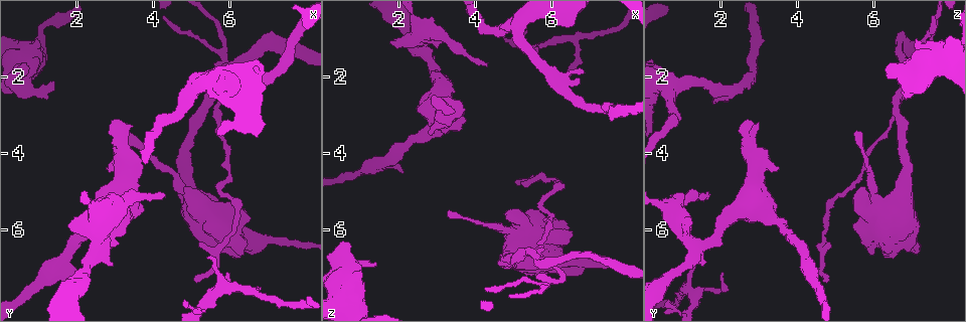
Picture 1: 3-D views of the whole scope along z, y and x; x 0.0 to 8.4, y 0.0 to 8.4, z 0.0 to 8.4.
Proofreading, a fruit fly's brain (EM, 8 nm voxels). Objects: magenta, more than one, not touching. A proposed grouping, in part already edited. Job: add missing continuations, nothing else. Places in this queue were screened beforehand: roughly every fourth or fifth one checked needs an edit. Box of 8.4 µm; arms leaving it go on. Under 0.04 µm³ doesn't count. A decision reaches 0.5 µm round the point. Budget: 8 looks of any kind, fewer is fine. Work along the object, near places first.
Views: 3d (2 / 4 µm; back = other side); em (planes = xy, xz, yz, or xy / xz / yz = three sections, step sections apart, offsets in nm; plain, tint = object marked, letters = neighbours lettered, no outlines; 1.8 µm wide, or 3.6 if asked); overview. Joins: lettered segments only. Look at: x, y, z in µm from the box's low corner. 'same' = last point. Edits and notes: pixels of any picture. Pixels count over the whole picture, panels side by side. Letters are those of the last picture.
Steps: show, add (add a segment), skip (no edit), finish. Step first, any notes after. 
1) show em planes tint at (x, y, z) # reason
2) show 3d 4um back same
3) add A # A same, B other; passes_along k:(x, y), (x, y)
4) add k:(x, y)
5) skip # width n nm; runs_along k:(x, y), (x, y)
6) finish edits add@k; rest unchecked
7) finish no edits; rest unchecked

show em planes letters at (2.85, 7.00, 1.60) # free end

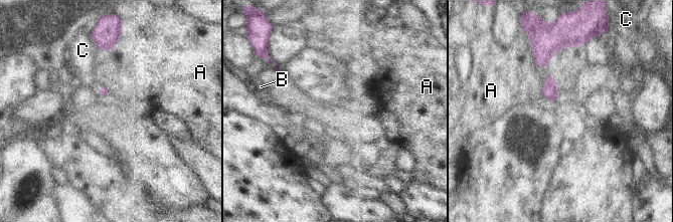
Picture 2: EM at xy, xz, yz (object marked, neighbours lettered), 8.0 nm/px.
skip # longest_contact A 400 nm; A other, B other, C other; border 2:(580, 44), (533, 59); none of them fits

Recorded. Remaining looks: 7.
show em planes letters at (5.50, 2.70, 6.60) # looks like a crossing

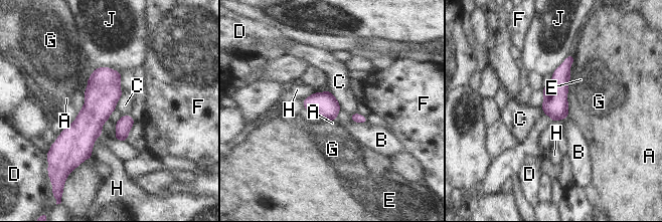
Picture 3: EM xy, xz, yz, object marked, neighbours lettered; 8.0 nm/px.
skip # A other, B other, C other, D other, E other, F other, G other, H other, J other; border 3:(328, 90), (335, 97), (341, 108); none of them fits

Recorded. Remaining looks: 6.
show em planes letters at (6.75, 6.65, 7.10)

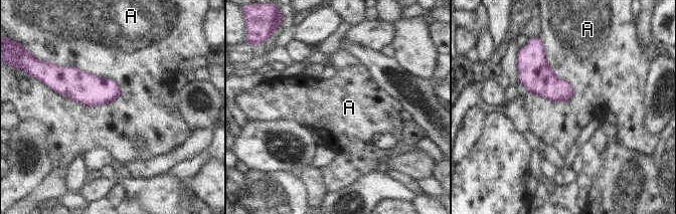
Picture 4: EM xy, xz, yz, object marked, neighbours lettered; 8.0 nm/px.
skip # A other; border 4:(47, 84), (90, 105), (122, 91); no lettered segment goes on from it

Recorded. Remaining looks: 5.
finish no edits; rest unchecked

